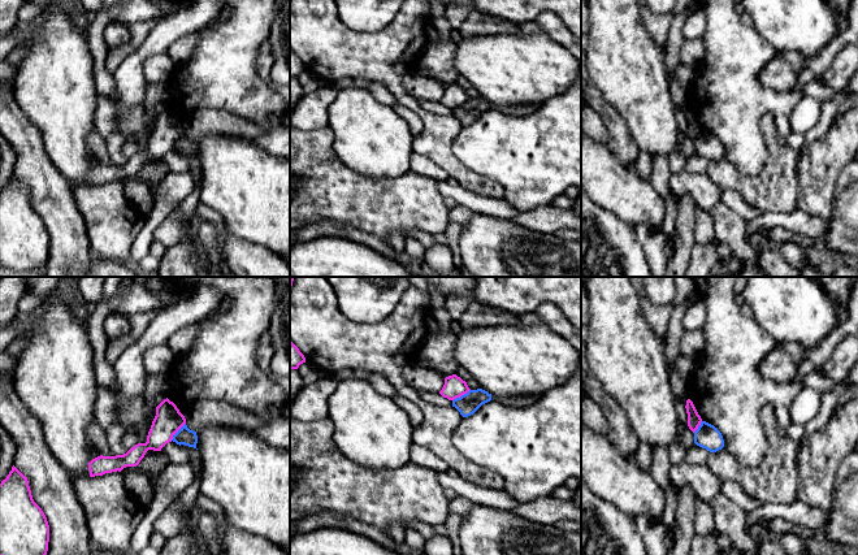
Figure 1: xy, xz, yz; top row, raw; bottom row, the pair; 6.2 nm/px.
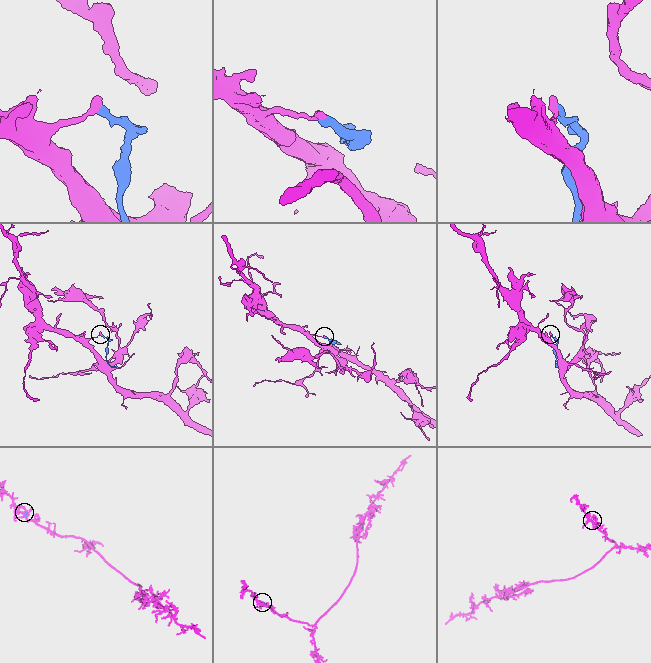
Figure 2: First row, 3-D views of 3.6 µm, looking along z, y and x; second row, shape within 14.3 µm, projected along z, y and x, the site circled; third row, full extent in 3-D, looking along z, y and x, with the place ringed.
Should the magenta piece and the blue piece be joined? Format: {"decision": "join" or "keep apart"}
{"decision": "keep apart"}

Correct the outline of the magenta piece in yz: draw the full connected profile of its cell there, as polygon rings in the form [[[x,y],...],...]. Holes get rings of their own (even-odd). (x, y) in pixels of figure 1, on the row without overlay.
[[[690,108],[686,109],[685,117],[686,117],[686,122],[688,122],[688,135],[694,142],[698,138],[698,135],[701,134],[702,127],[698,123],[698,121]]]

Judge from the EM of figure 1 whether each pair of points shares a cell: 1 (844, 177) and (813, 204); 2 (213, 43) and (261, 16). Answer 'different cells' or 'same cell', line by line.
1: different cells
2: same cell

